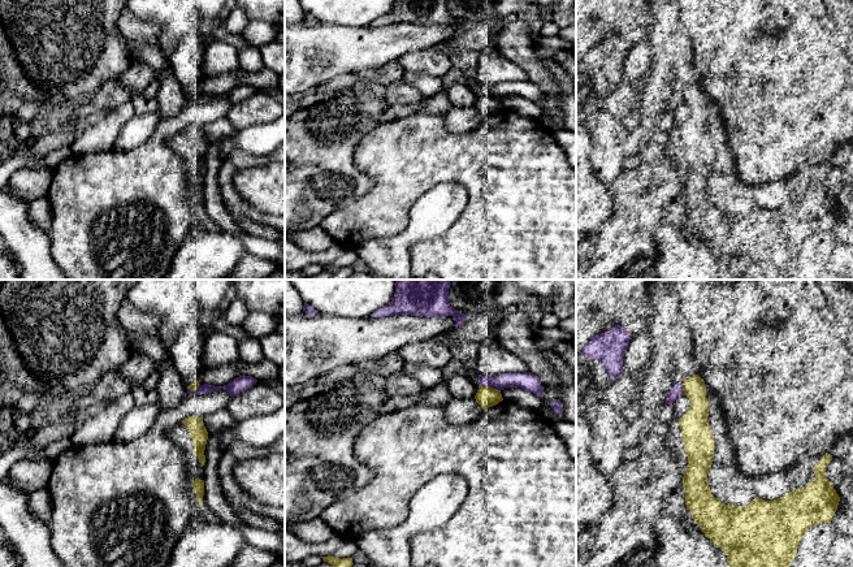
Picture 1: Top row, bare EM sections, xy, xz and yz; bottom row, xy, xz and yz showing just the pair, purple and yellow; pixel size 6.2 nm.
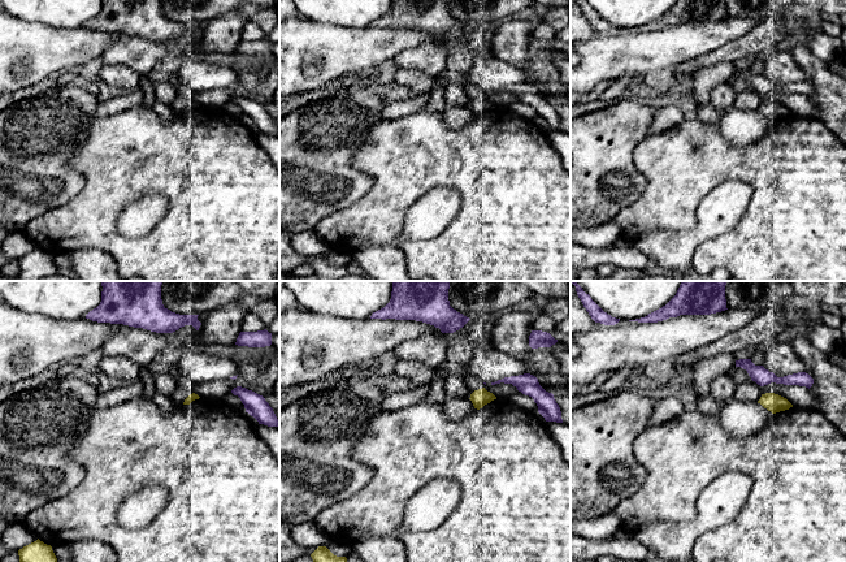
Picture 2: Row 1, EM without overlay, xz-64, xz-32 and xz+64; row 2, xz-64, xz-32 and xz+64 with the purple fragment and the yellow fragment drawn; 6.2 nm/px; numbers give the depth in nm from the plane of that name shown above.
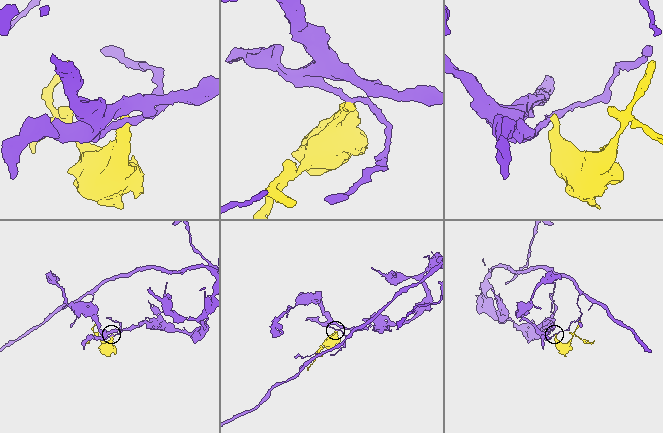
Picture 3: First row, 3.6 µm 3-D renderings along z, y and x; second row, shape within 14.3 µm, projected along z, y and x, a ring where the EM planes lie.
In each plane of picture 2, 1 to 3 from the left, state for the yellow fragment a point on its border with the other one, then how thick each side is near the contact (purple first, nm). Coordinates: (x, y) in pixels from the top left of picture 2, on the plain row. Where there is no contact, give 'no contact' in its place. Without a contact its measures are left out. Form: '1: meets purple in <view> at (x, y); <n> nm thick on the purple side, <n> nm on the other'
1: no contact
2: no contact
3: no contact

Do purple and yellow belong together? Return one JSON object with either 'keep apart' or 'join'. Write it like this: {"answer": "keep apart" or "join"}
{"answer": "keep apart"}

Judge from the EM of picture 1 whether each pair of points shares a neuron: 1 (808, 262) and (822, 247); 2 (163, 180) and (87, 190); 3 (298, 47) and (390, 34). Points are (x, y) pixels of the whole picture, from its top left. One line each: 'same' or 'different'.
1: same
2: same
3: same

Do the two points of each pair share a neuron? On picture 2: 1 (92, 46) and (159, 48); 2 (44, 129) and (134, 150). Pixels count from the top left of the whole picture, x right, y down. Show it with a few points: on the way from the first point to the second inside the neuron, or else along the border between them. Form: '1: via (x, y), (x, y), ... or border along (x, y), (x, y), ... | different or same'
1: border along (128, 34), (117, 38), (100, 56) | different
2: border along (96, 117), (70, 159), (76, 168) | different

